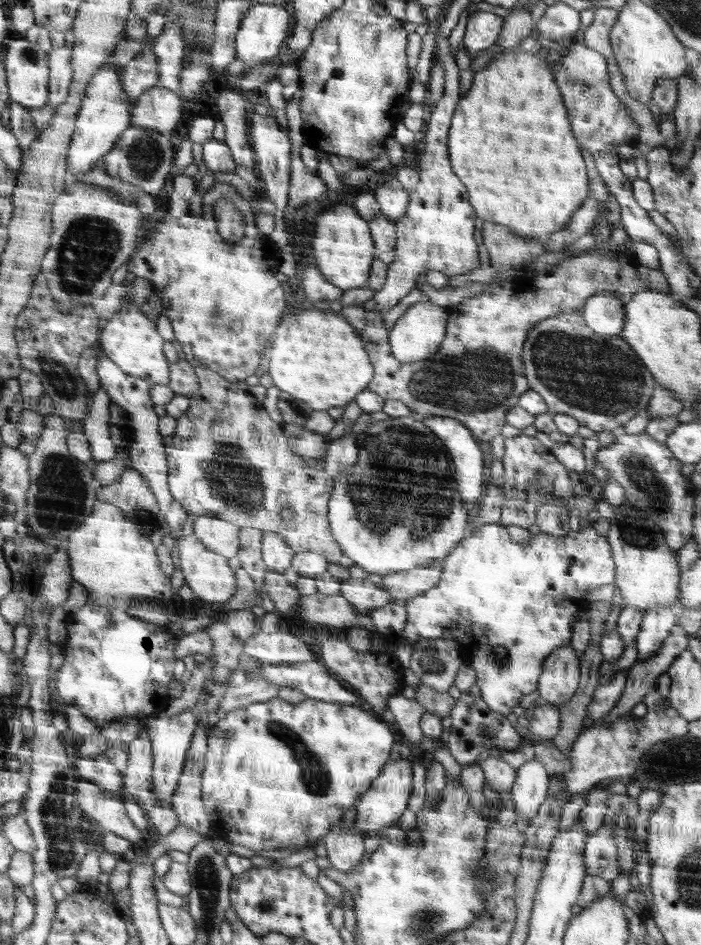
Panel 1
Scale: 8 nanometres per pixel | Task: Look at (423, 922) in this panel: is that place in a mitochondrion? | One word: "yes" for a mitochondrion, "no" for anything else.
yes

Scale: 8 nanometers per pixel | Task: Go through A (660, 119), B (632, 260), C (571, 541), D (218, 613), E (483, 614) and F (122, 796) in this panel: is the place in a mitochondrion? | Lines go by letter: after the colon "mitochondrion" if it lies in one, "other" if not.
A: other
B: other
C: other
D: other
E: other
F: other

